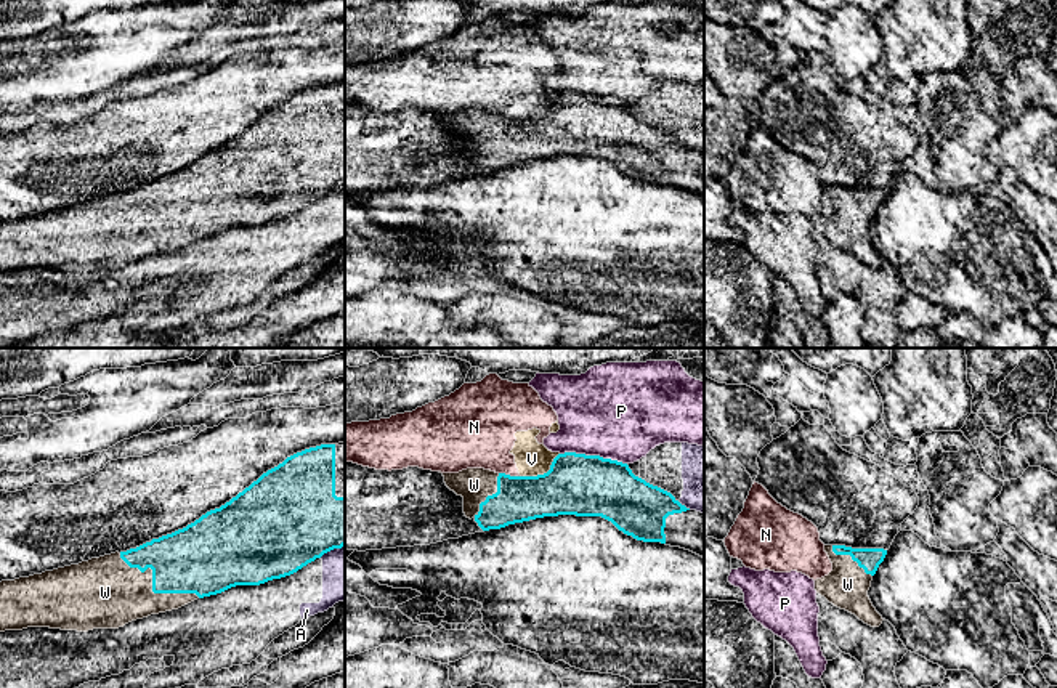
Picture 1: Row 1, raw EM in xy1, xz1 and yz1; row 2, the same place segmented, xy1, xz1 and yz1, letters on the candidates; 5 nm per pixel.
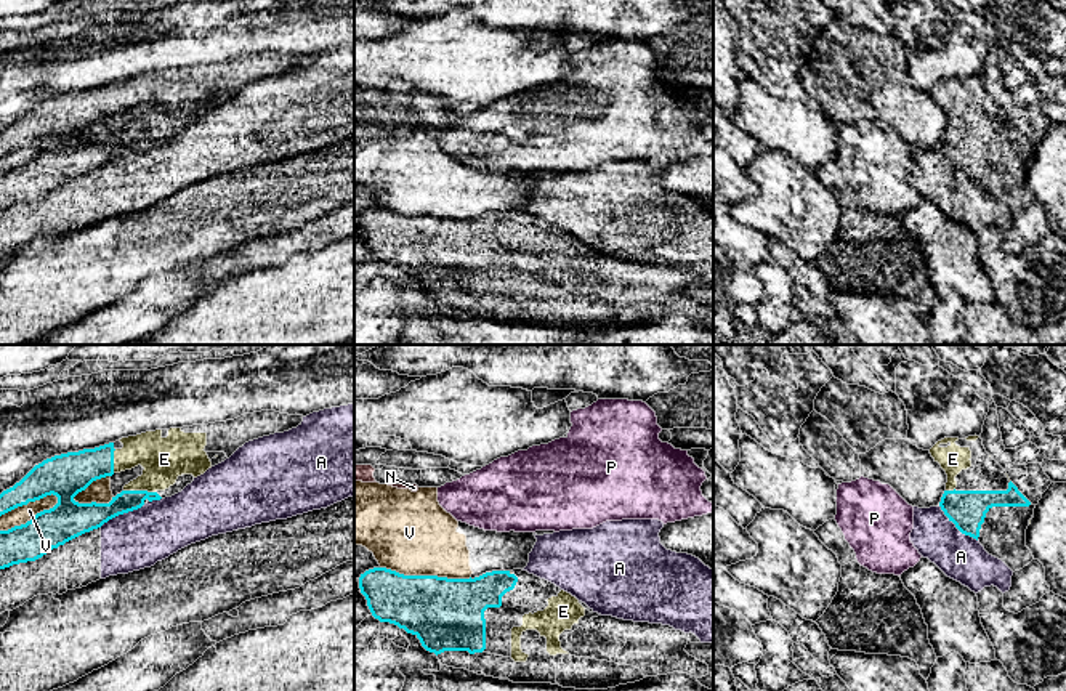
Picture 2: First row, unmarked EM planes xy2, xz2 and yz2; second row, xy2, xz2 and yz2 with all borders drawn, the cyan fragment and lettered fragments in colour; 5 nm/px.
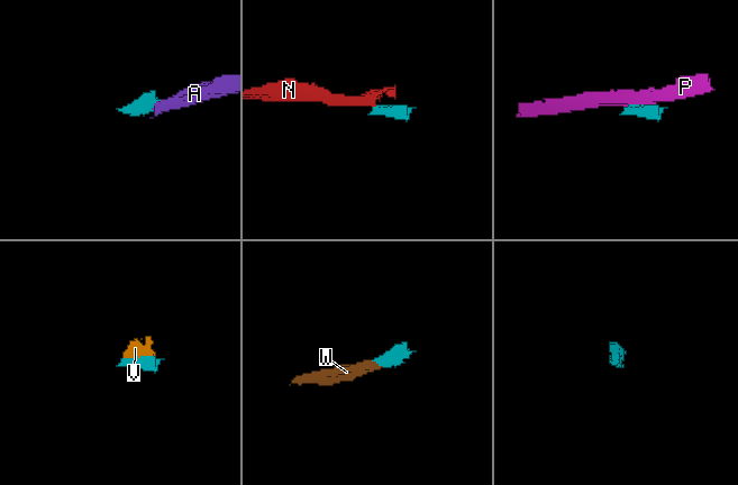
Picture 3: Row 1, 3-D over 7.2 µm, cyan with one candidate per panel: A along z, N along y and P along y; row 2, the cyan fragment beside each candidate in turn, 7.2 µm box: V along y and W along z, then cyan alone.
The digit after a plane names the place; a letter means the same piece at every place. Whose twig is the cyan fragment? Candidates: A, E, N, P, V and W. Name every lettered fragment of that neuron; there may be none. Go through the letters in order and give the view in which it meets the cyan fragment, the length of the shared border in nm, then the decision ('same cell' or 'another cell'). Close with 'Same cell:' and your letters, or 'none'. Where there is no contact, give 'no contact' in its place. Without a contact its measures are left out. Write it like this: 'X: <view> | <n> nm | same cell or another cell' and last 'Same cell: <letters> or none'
A: yz2 | 260 nm | another cell
E: xy2 | 160 nm | same cell
N: xz1 | 110 nm | another cell
P: xz1 | 340 nm | another cell
V: xy2 | 340 nm | another cell
W: xy1 | 460 nm | same cell
Same cell: E, W

